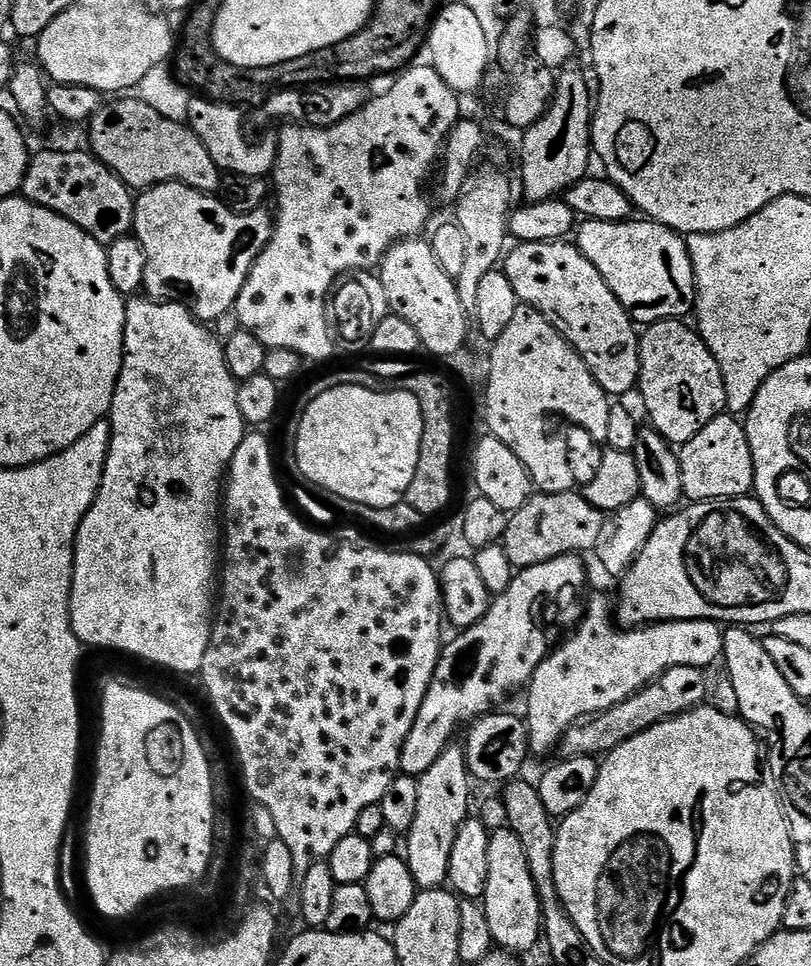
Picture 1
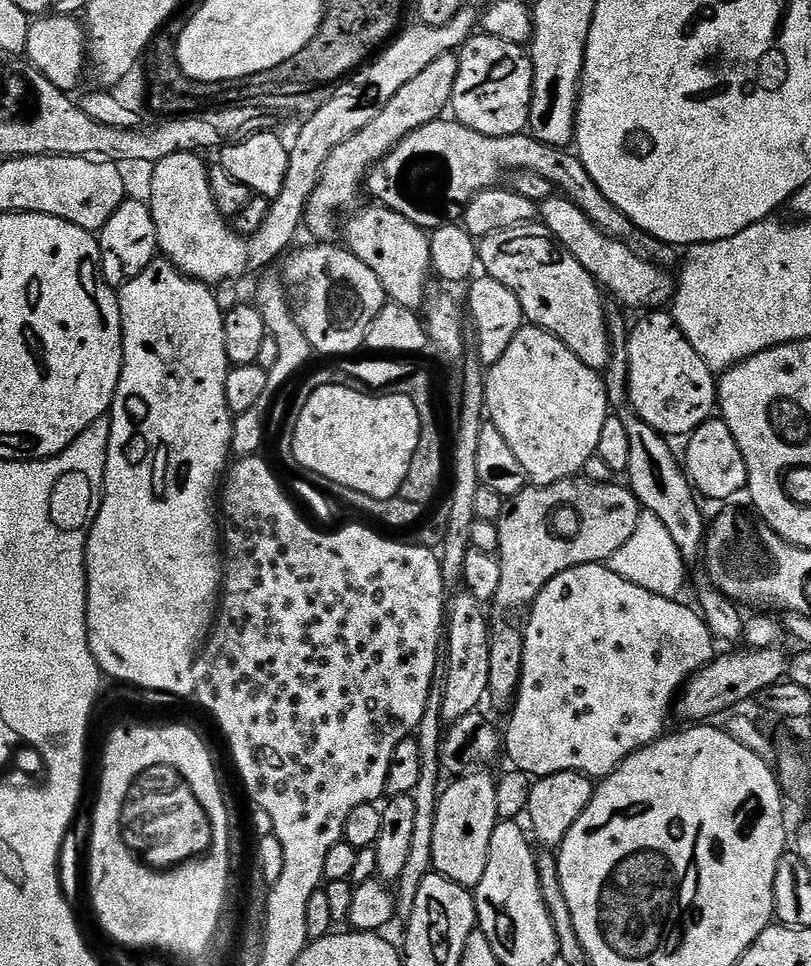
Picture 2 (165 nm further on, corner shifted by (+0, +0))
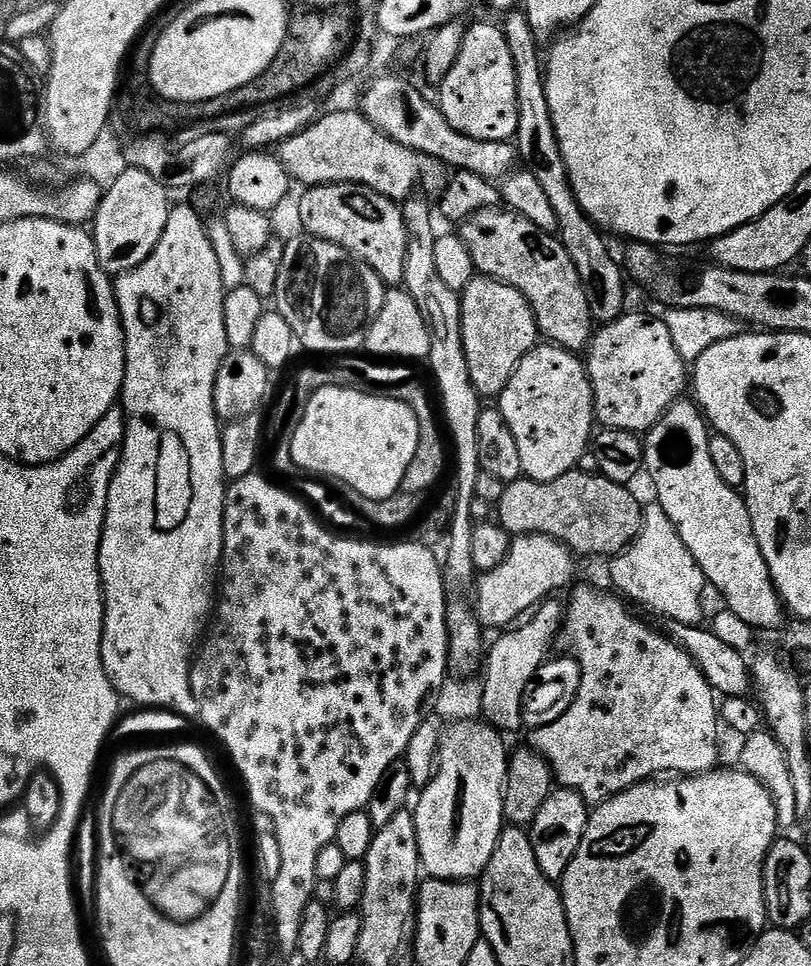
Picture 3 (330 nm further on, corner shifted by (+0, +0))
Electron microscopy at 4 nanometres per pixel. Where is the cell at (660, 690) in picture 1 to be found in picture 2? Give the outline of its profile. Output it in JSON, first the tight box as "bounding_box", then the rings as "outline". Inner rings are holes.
{"bounding_box":[674,647,790,722],"outline":[[[783,647],[762,648],[759,650],[743,650],[744,652],[732,652],[729,656],[717,655],[705,668],[701,668],[695,676],[688,679],[678,699],[674,704],[675,715],[680,715],[684,722],[708,722],[711,716],[720,716],[731,713],[732,708],[743,700],[759,697],[762,690],[781,683],[788,676],[788,665],[790,663],[789,653],[783,652]]]}

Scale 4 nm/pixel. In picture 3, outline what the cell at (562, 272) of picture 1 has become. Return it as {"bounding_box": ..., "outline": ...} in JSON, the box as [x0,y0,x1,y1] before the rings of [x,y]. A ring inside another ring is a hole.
{"bounding_box":[458,207,594,353],"outline":[[[495,207],[475,212],[459,225],[458,234],[464,240],[466,250],[470,250],[470,258],[474,258],[477,273],[491,280],[501,280],[524,295],[536,319],[536,331],[545,341],[565,348],[567,352],[583,353],[594,335],[594,321],[590,302],[586,302],[586,290],[582,290],[582,278],[578,278],[578,270],[574,262],[570,262],[570,254],[566,254],[562,242],[553,233],[538,230],[534,222],[511,210],[500,211],[499,207]]]}

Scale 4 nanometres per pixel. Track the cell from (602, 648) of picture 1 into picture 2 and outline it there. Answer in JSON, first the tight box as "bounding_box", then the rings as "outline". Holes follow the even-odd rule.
{"bounding_box":[502,563,717,778],"outline":[[[607,563],[583,564],[574,566],[546,582],[527,613],[528,624],[523,625],[524,649],[522,650],[522,674],[520,675],[520,688],[516,691],[516,703],[507,717],[508,729],[502,732],[502,748],[506,753],[513,769],[524,772],[533,778],[562,774],[563,772],[580,772],[584,776],[603,778],[616,771],[623,760],[630,758],[638,750],[665,735],[668,724],[668,712],[673,711],[674,701],[678,693],[687,684],[691,676],[695,676],[701,668],[705,668],[717,655],[717,645],[714,643],[712,631],[703,615],[695,607],[687,608],[679,604],[679,599],[670,596],[659,596],[650,590],[642,590],[642,586],[634,586],[634,582],[626,582],[626,578],[618,578],[614,570],[608,568]]]}

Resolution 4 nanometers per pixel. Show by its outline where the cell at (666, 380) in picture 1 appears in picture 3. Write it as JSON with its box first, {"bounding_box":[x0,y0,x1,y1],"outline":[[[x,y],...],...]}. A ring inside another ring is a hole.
{"bounding_box":[586,311,690,434],"outline":[[[625,311],[614,322],[595,329],[586,349],[586,367],[592,383],[596,420],[604,428],[644,434],[664,412],[685,395],[690,372],[674,350],[674,338],[662,318],[651,320],[644,312]]]}

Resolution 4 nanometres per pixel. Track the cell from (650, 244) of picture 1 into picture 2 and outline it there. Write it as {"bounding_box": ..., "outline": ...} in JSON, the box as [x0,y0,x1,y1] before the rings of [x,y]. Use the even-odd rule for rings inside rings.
{"bounding_box":[538,194,674,310],"outline":[[[553,194],[550,199],[543,201],[539,205],[538,216],[543,227],[548,229],[555,240],[560,241],[562,247],[570,250],[578,262],[582,262],[582,266],[596,279],[601,289],[608,291],[609,288],[622,303],[632,308],[656,310],[673,299],[674,280],[664,273],[667,271],[663,267],[637,256],[621,240],[615,240],[598,230],[590,217],[582,214],[582,210],[578,210],[563,196]]]}

